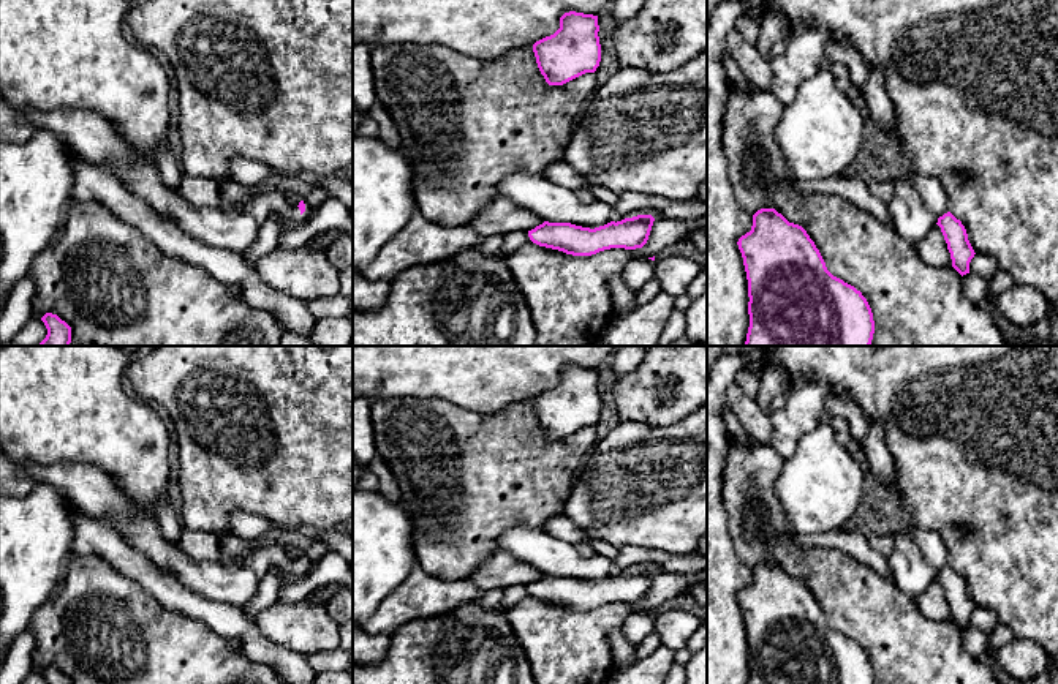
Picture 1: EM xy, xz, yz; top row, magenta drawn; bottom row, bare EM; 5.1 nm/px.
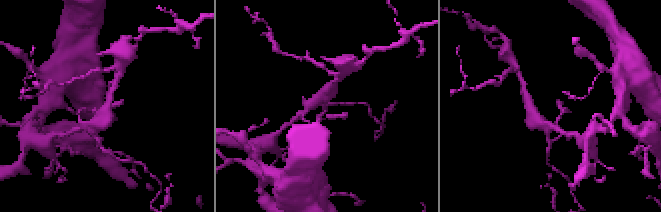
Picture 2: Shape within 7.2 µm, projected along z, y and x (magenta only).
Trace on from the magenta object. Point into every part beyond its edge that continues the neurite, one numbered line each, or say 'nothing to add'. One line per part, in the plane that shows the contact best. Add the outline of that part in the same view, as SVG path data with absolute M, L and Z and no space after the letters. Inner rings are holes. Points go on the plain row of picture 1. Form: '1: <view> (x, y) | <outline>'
nothing to add

